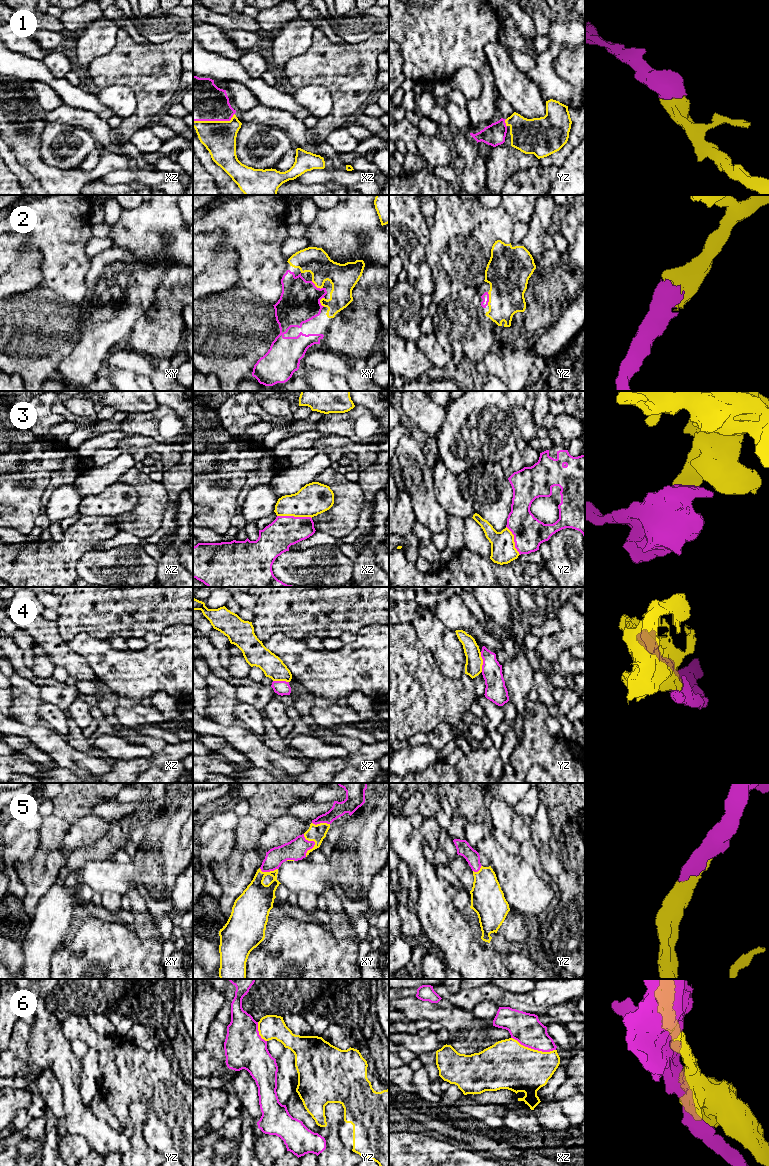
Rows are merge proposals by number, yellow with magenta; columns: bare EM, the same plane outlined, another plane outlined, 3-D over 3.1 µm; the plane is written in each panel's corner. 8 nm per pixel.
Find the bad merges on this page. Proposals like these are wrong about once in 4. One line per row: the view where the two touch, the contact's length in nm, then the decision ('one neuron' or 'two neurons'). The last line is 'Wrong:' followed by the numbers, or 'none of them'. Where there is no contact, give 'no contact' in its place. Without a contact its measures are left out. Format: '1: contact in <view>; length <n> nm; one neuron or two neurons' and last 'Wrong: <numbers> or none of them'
1: contact in xz; length 340 nm; one neuron
2: contact in yz; length 100 nm; one neuron
3: contact in xz; length 280 nm; two neurons
4: contact in yz; length 160 nm; two neurons
5: contact in xy; length 190 nm; one neuron
6: contact in xz; length 380 nm; two neurons
Wrong: 3, 4, 6

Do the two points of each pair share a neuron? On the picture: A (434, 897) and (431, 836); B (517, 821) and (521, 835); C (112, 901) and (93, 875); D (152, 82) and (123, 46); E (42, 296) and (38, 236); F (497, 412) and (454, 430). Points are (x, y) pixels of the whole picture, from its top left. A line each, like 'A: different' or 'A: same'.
A: different
B: same
C: different
D: same
E: different
F: same

